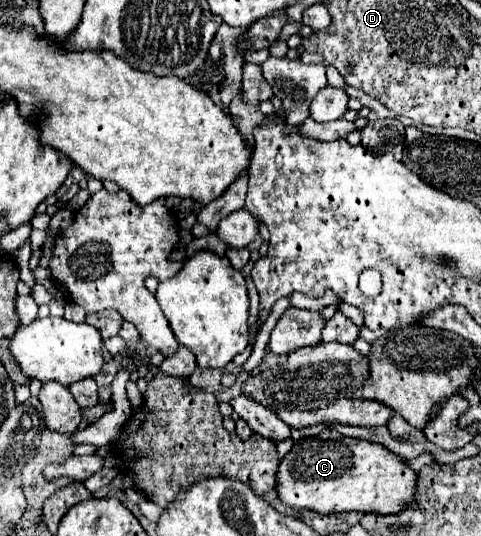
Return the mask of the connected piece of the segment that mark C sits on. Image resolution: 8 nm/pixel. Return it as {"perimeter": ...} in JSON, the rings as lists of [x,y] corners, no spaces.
{"perimeter":[[[324,430],[318,436],[302,438],[278,468],[278,496],[286,506],[314,510],[320,514],[334,512],[374,512],[398,514],[416,504],[418,474],[394,452],[382,444],[346,438],[336,430]]]}

